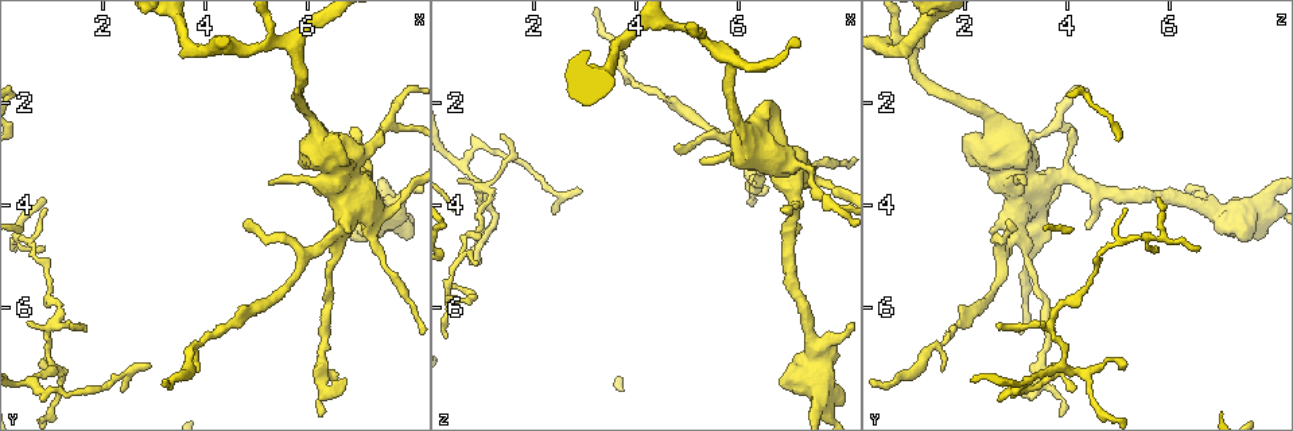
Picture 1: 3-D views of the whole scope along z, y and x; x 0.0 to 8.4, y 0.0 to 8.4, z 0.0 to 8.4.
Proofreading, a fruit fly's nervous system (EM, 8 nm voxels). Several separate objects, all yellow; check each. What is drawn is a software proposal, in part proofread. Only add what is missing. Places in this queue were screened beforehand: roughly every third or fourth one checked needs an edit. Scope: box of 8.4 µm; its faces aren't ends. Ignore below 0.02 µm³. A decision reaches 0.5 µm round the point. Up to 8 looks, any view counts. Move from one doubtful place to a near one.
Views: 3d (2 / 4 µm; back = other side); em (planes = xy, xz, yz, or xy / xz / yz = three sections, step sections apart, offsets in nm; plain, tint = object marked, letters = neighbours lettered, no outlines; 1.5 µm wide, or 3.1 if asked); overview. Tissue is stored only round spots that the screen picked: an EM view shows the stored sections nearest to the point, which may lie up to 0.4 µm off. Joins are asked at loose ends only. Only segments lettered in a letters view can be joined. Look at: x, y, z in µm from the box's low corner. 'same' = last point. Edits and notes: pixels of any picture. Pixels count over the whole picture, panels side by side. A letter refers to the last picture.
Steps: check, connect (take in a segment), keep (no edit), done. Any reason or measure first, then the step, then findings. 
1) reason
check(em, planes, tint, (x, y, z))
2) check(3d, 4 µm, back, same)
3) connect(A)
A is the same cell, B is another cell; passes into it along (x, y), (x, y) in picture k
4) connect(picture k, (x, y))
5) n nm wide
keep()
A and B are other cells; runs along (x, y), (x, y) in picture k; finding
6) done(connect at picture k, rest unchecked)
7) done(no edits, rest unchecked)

thin end
check(em, planes, letters, (4.85, 4.30, 2.95))

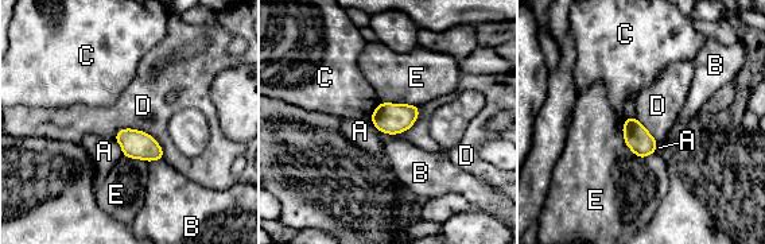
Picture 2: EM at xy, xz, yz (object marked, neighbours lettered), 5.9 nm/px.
D touches over 340 nm
keep()
A, B, C, D and E are other cells; border along (113, 135), (148, 132), (164, 158) in picture 2; none of them fits

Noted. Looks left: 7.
an open end
check(3d, 4 µm, (2.35, 7.65, 4.15))

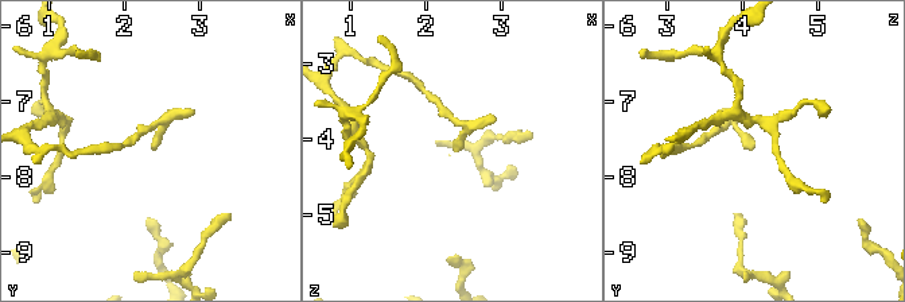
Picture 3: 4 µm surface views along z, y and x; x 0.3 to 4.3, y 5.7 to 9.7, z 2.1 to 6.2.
check(em, planes, letters, (2.40, 7.65, 4.15))

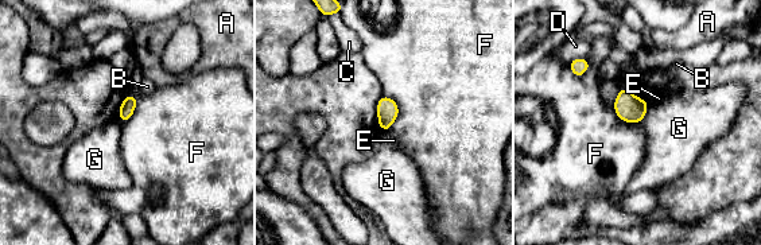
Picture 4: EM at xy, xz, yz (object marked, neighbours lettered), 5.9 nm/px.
F touches over 220 nm
keep()
A, B, C, D, E, F and G are other cells; border along (649, 105), (640, 121) in picture 4; no lettered segment goes on from it

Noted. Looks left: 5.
thin end
check(em, 3.1 µm, planes, tint, (1.30, 6.35, 2.65))

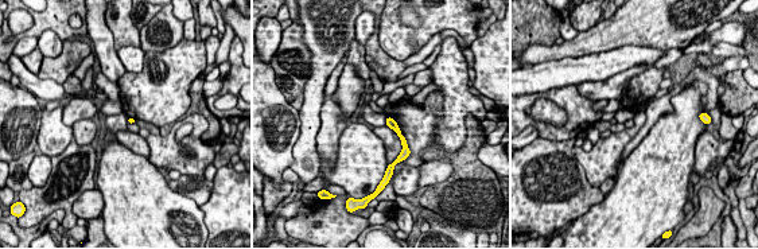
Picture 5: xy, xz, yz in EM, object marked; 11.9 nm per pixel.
what lies round it
check(em, 3.1 µm, planes, letters, same)

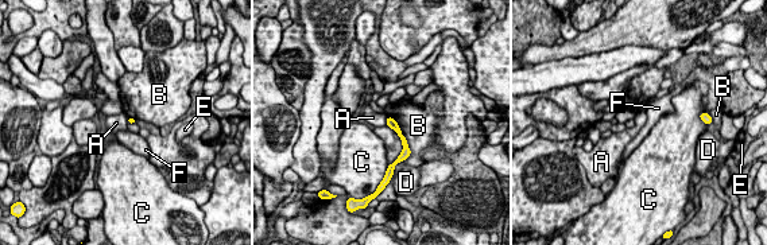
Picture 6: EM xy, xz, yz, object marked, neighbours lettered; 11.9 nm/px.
B touches over 600 nm
keep()
A, B, C, D, E and F are other cells; runs along (390, 120), (403, 139), (405, 152) in picture 6; none of them fits

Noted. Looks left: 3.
done(no edits, rest unchecked)

